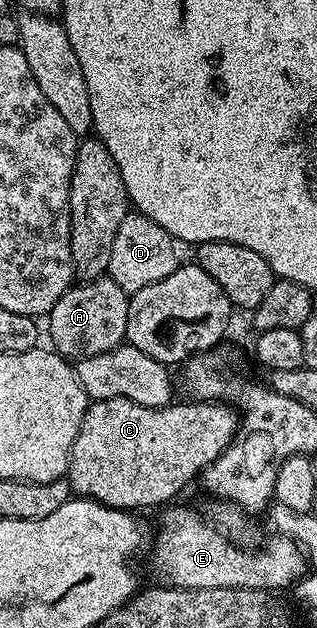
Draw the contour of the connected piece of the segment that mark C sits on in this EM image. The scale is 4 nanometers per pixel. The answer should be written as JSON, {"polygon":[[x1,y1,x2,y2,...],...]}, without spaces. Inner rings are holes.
{"polygon":[[125,397,92,401,82,419,82,427,74,439,68,460,66,480,77,498,97,501,112,509,140,511,151,505,169,504,191,481,195,482,204,468,236,438,242,421,235,409,223,403,189,400,189,405,173,403,161,409,142,407]]}

